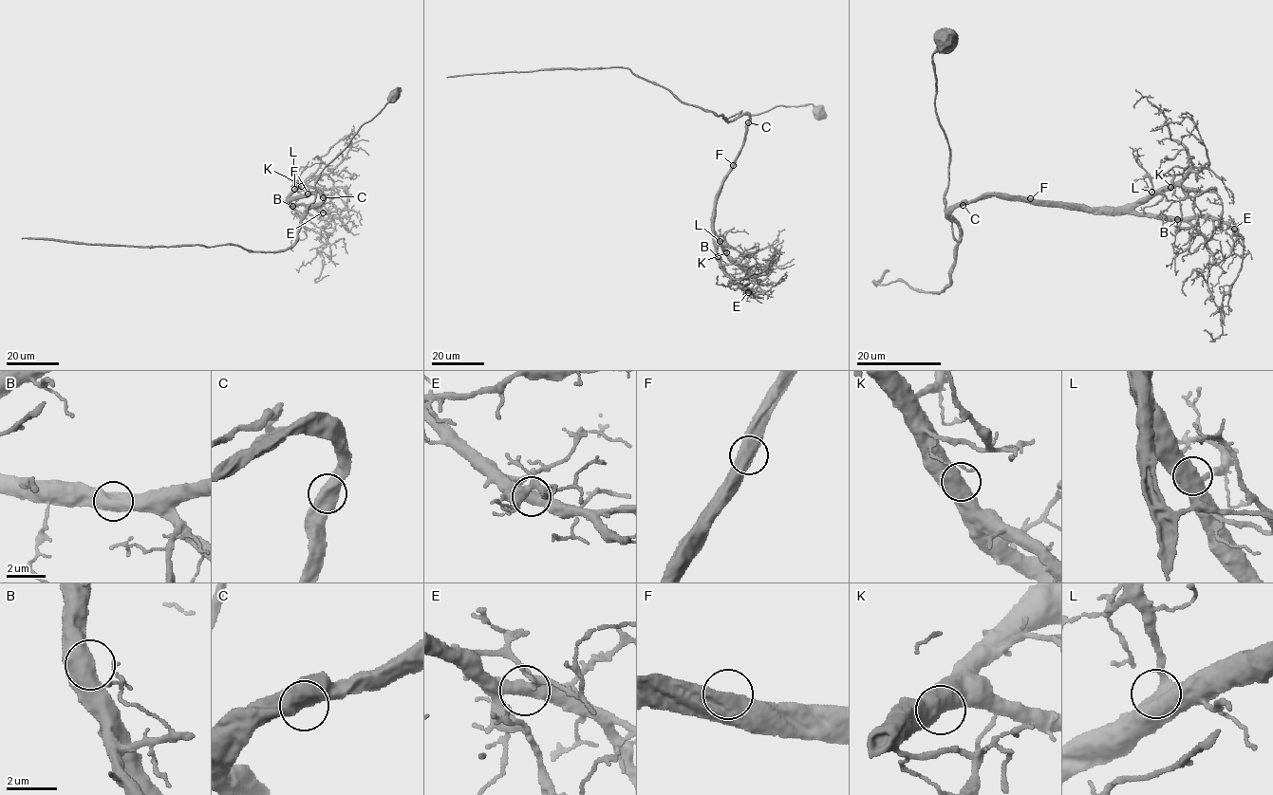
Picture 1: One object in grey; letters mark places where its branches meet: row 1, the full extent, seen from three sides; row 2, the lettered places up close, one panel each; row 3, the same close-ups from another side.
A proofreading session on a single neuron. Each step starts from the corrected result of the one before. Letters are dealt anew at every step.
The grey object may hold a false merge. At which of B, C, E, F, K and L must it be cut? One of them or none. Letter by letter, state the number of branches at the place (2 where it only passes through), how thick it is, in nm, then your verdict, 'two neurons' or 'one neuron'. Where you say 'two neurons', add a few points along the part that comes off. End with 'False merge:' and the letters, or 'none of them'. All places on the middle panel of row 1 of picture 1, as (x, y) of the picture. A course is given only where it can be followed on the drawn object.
B: branches 2; calibre 600 nm; one neuron
C: branches 2; calibre 600 nm; one neuron
E: branches 2; calibre 500 nm; one neuron
F: branches 2; calibre 600 nm; one neuron
K: branches 2; calibre 600 nm; one neuron
L: branches 2; calibre 600 nm; one neuron
False merge: none of them

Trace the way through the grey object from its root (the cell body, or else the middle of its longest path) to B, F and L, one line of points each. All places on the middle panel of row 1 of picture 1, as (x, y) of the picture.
B: (818, 112), (812, 103), (776, 106), (727, 119), (749, 117), (740, 153), (716, 203), (718, 256)
F: (818, 112), (805, 103), (729, 117), (749, 117), (733, 165)
L: (818, 112), (812, 103), (776, 106), (727, 119), (749, 117), (740, 153), (715, 208), (714, 232), (720, 241)

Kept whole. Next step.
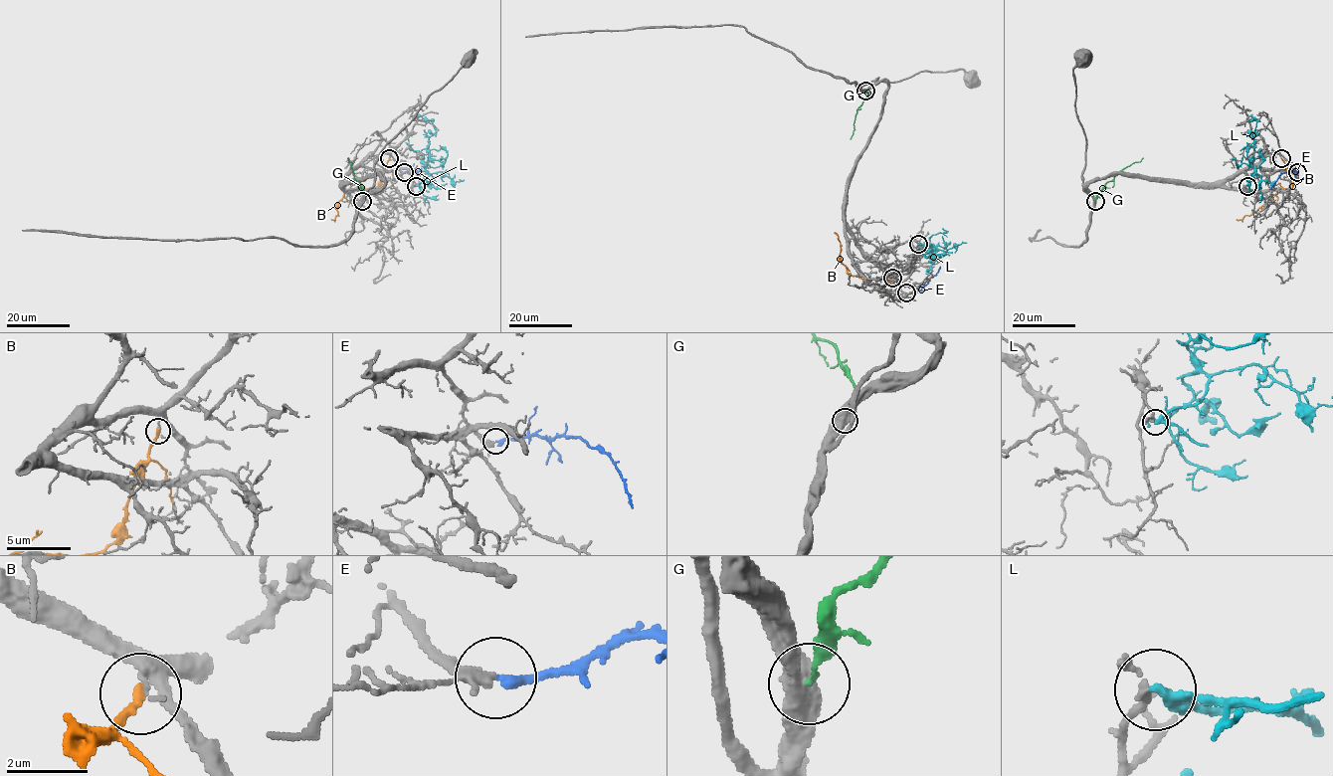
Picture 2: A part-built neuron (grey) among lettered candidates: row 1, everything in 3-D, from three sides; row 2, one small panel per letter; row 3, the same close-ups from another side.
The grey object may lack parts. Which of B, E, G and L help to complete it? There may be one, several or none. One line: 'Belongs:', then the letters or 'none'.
Belongs: E

